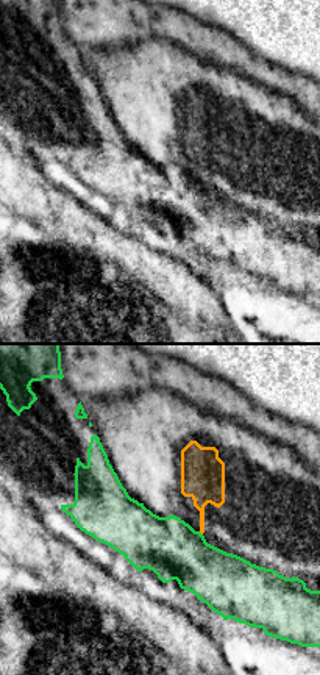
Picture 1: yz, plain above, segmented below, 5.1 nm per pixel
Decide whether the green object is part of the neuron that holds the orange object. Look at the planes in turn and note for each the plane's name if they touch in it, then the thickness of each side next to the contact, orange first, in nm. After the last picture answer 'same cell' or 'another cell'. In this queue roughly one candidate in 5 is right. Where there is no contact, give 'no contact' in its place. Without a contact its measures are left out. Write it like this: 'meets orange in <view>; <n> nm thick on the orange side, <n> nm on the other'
no contact

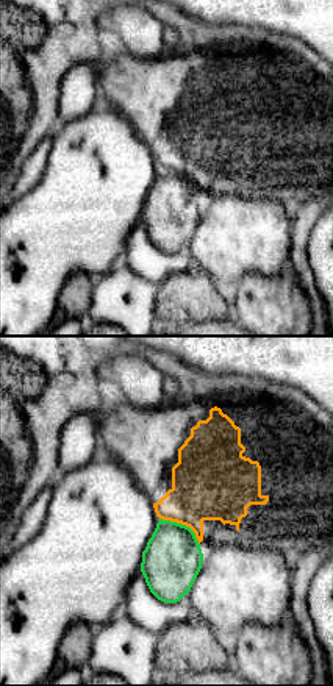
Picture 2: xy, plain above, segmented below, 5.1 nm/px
meets orange in xy; 380 nm thick on the orange side, 300 nm on the other

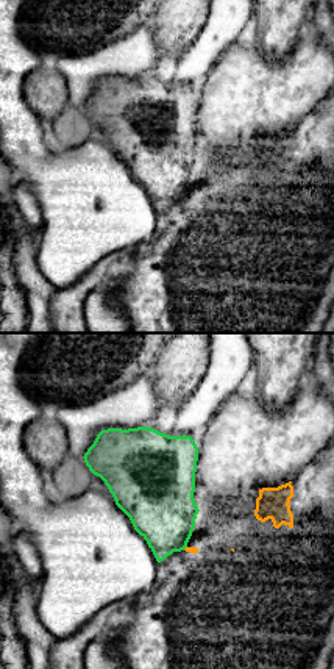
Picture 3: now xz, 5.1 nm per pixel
no contact

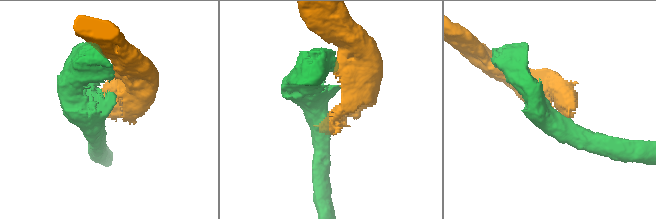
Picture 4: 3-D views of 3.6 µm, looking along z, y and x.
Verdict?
another cell

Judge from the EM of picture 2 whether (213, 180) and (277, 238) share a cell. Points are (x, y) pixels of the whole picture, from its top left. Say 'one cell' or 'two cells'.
two cells

